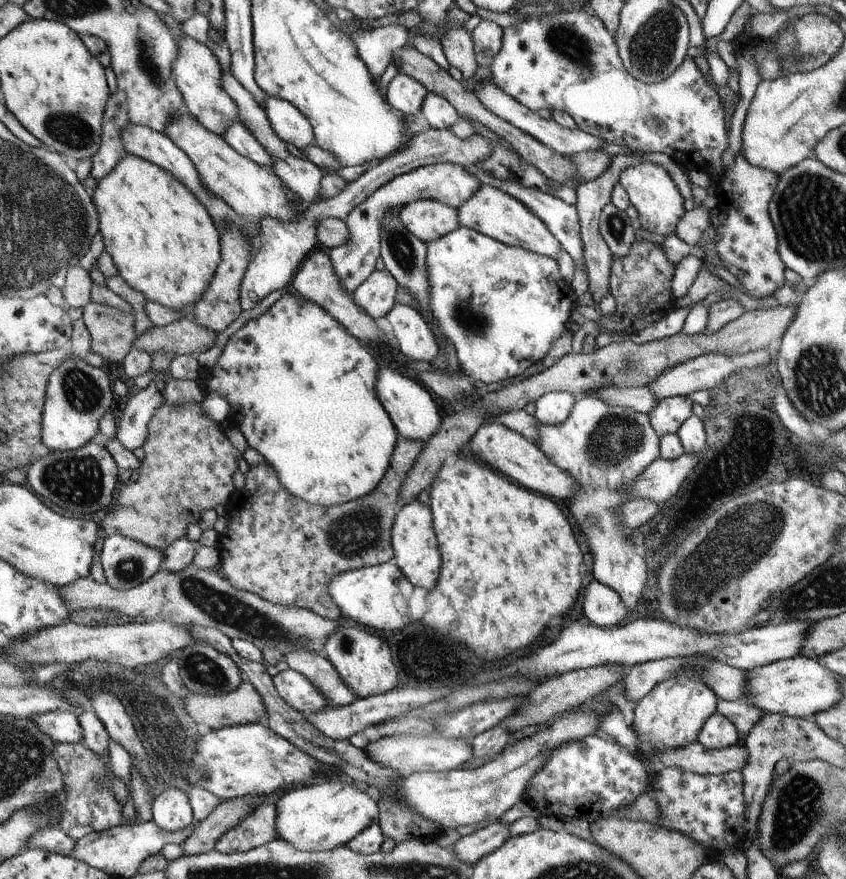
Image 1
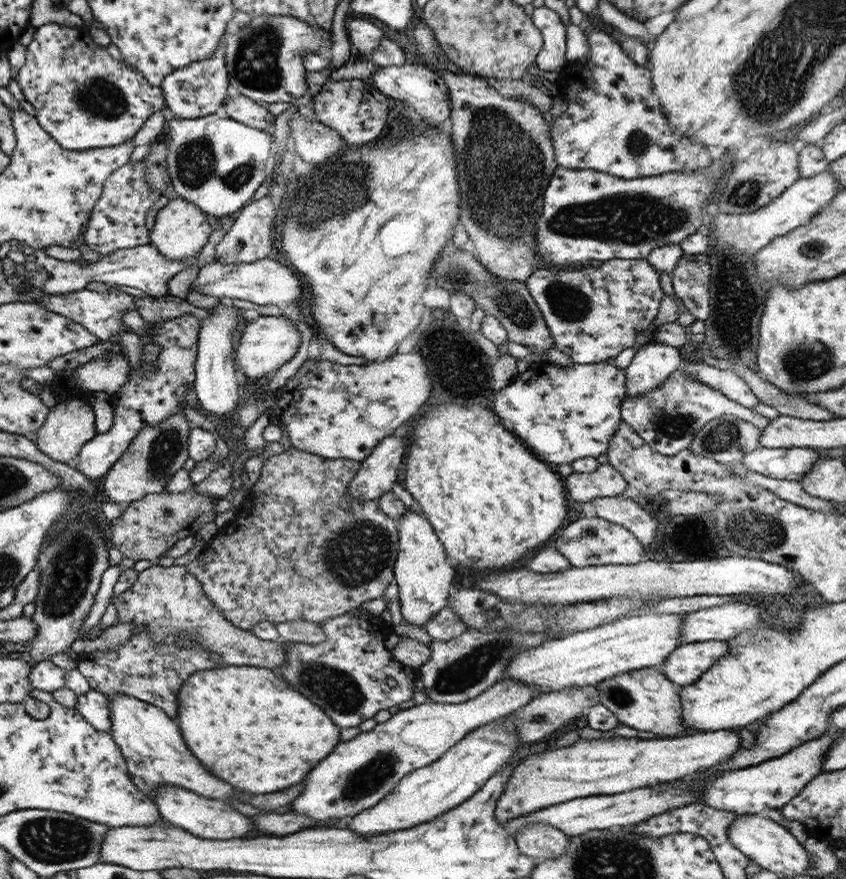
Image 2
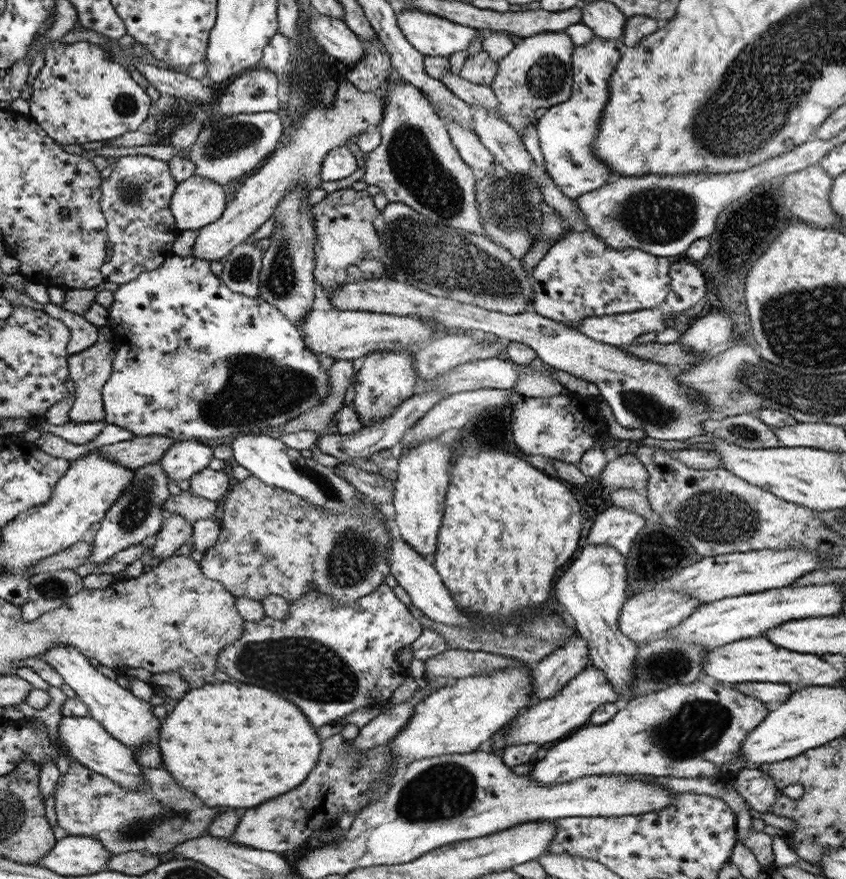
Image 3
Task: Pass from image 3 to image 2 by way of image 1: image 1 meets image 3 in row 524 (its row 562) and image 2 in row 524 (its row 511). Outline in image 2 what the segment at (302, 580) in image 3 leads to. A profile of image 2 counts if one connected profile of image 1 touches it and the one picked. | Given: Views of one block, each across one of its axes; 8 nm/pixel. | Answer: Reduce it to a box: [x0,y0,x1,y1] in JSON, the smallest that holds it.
[186,447,399,631]

